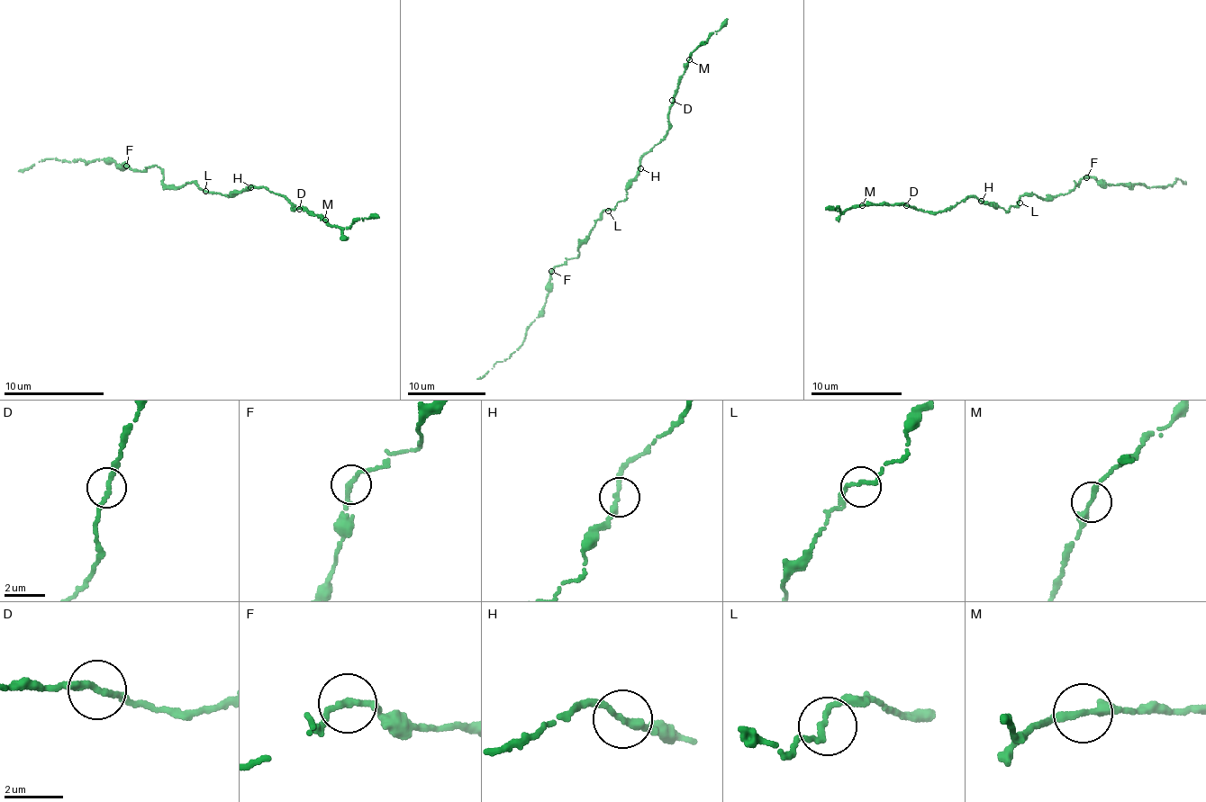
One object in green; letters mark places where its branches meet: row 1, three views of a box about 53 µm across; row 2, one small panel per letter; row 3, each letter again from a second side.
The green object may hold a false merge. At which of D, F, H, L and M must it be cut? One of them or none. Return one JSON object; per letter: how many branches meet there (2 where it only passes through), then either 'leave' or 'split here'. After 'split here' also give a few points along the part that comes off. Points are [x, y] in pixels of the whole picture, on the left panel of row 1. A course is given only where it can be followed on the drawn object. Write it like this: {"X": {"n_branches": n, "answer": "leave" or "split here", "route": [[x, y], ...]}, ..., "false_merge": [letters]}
{"D": {"n_branches": 2, "answer": "leave"}, "F": {"n_branches": 2, "answer": "leave"}, "H": {"n_branches": 2, "answer": "leave"}, "L": {"n_branches": 2, "answer": "leave"}, "M": {"n_branches": 2, "answer": "leave"}, "false_merge": []}

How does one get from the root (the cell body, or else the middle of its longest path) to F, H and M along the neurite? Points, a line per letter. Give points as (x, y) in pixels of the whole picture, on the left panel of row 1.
F: (205, 192), (194, 180), (176, 187), (162, 183), (164, 174), (156, 164), (143, 170), (127, 166)
H: (205, 192), (229, 193), (230, 195), (250, 187)
M: (205, 192), (230, 195), (254, 185), (262, 187), (289, 200), (294, 211), (302, 208), (325, 220)

